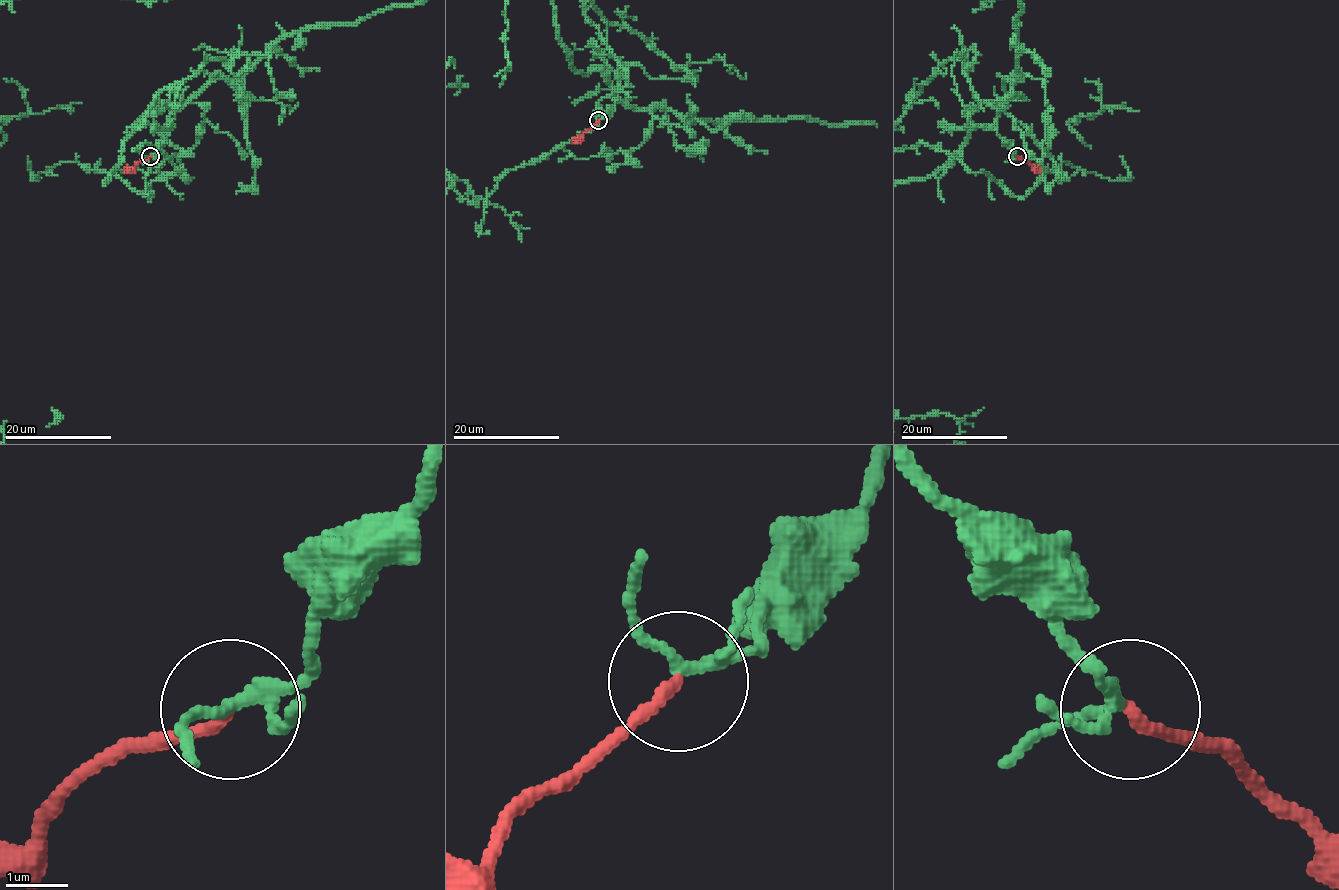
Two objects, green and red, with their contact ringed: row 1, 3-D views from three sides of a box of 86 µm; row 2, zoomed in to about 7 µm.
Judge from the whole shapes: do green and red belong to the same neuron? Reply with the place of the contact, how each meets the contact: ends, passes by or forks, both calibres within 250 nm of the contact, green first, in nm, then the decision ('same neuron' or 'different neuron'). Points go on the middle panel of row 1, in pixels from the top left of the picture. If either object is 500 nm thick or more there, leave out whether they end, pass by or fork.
(598, 120) | green forks | red ends | 160/190 nm | same neuron

